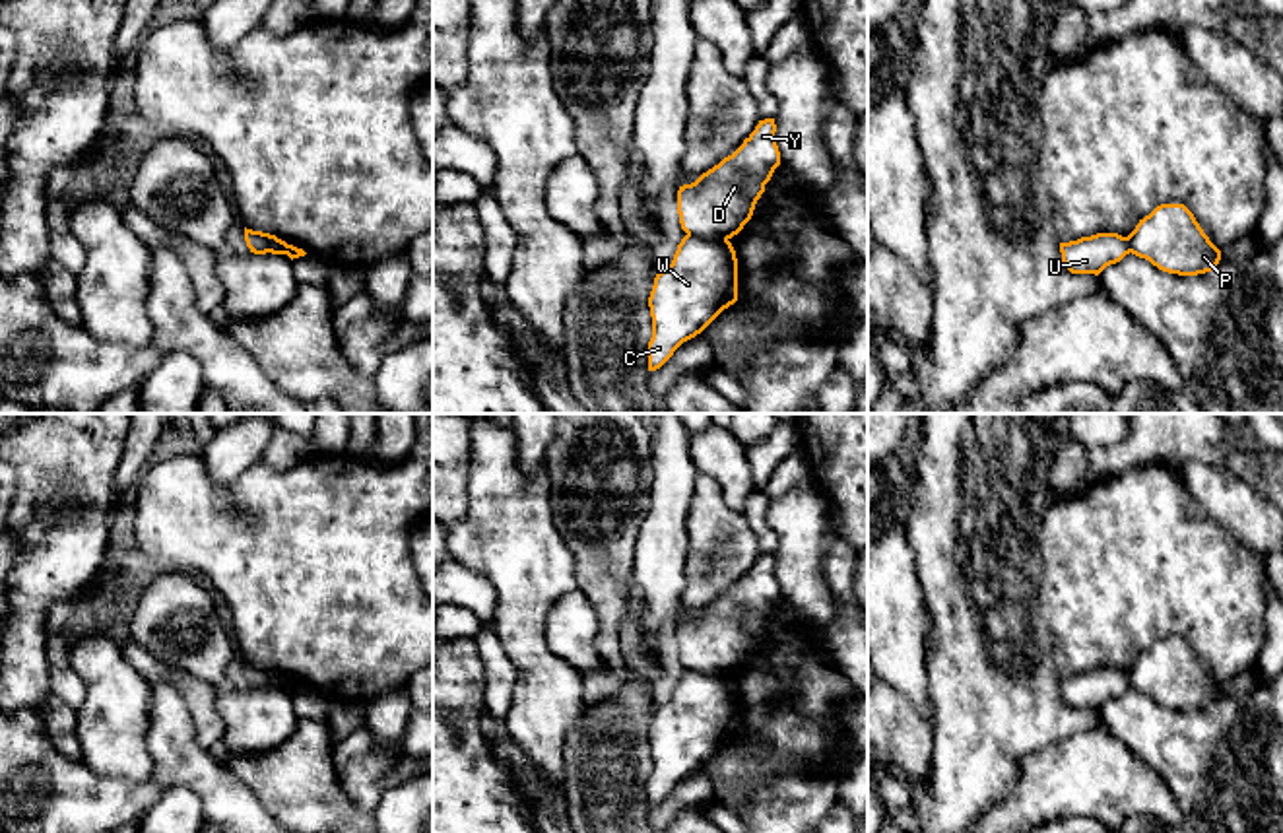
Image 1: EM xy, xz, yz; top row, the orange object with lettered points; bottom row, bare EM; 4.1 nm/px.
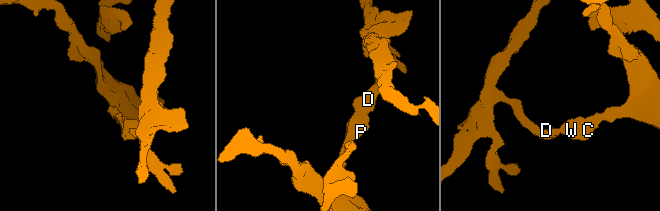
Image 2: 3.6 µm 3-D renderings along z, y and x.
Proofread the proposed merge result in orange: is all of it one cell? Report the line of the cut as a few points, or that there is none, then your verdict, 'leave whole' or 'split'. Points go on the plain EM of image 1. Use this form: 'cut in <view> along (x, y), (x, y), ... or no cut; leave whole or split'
cut in xz along (688, 668), (726, 676); split

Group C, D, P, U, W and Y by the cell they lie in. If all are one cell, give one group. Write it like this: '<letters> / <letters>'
C P W / D U Y

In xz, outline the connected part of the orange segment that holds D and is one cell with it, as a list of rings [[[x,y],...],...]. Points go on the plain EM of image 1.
[[[774,553],[759,555],[732,590],[679,621],[677,649],[687,670],[728,676],[743,664],[780,600],[774,567]]]

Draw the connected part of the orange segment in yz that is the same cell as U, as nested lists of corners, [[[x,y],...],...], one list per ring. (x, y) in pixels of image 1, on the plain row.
[[[1097,668],[1077,676],[1060,678],[1062,697],[1071,709],[1099,711],[1106,701],[1130,689],[1126,672],[1118,668]]]

